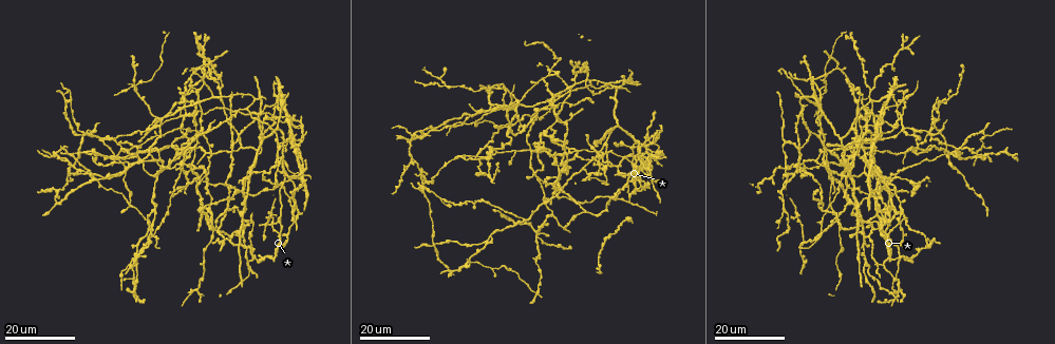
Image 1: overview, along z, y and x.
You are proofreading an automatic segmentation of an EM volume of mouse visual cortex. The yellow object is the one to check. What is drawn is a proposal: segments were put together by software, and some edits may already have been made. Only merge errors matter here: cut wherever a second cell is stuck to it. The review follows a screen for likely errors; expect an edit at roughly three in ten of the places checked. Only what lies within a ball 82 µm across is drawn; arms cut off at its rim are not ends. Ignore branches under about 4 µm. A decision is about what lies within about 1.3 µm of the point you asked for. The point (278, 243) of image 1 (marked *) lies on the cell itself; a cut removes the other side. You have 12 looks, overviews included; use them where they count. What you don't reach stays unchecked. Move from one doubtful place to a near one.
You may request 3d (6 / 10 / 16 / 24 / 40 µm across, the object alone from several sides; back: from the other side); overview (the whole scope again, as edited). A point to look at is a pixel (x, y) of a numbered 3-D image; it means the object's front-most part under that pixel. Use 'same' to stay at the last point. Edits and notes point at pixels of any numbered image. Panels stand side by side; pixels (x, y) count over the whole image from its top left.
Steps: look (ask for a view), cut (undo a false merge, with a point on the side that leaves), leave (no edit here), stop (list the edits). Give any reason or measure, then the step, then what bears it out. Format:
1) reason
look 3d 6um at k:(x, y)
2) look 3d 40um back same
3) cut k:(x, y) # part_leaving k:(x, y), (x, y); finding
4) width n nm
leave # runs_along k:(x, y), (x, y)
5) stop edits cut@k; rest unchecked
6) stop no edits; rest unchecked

thick turns thin
look 3d 16um at 1:(934, 124)

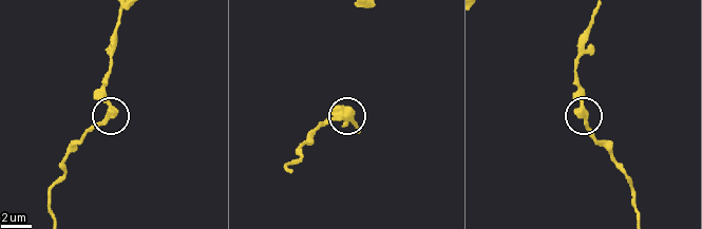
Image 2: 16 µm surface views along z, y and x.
closer look
look 3d 10um at 2:(585, 114)

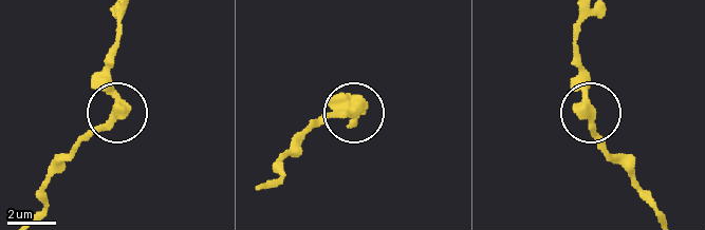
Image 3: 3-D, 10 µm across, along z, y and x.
leave # all the same cell

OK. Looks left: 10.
look 3d 24um at 1:(181, 117)

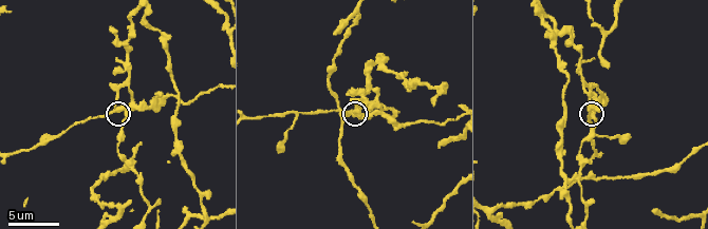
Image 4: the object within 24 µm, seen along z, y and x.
look 3d 6um at 4:(120, 109)

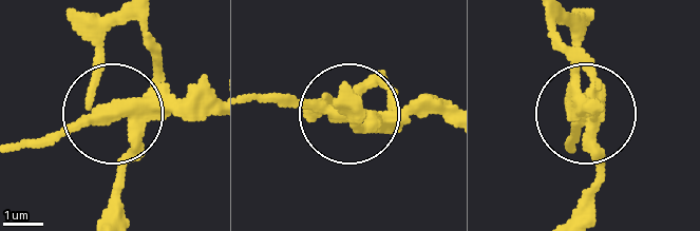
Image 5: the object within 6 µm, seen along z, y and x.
side_arm 33 um
cut 5:(209, 104) # part_leaving 5:(143, 102), (116, 102), (15, 142); a second cell is stuck on

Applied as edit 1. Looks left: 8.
three-way junction
look 3d 10um at 4:(377, 59)

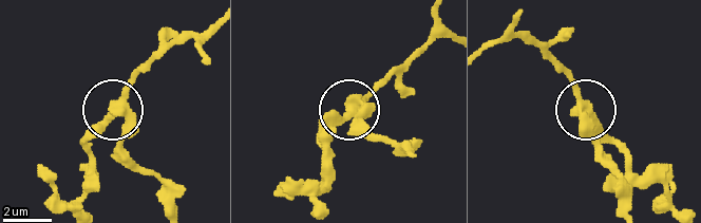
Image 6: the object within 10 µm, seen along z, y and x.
arms 3
leave # runs_along 6:(412, 156), (352, 112), (379, 80); one cell here

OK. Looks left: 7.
side arm on a straight run
look 3d 16um at 1:(128, 165)

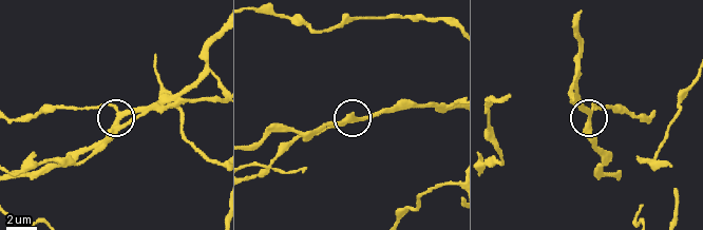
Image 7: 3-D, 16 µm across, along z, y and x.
look 3d 6um at 7:(116, 116)

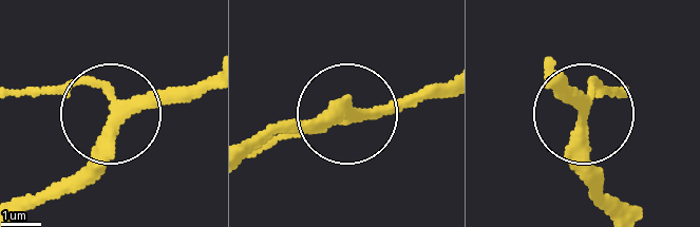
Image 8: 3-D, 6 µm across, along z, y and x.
other side
look 3d 6um back at 8:(113, 109)

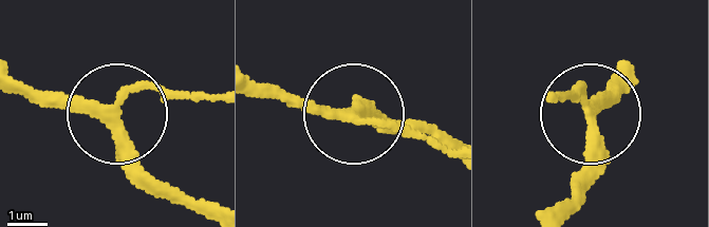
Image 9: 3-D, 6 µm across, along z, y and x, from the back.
side_arm 15 um; arms 3
leave # continuous, no second cell

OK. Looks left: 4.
three arms meet
look 3d 16um at 1:(446, 86)

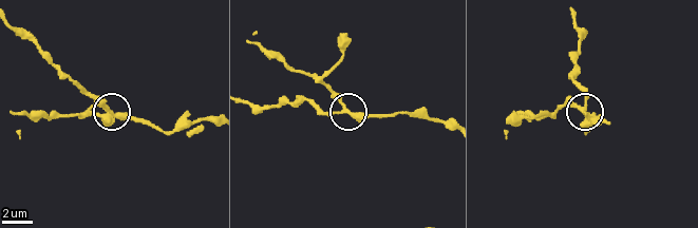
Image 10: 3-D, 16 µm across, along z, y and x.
look 3d 6um at 10:(344, 108)

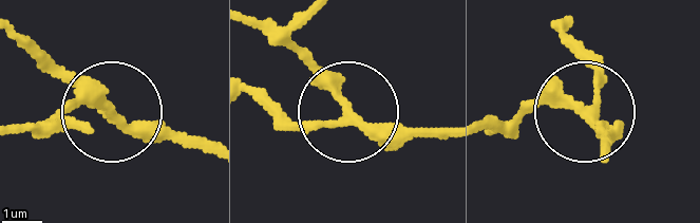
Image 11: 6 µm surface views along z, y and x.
look 3d 6um back at 11:(344, 115)

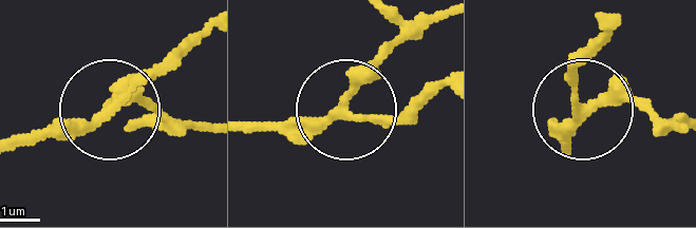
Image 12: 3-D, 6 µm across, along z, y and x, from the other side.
side_arm 10 um
leave # runs_along 12:(247, 120), (338, 117), (415, 22); all the same cell

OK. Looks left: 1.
stop edits cut@5; rest unchecked

